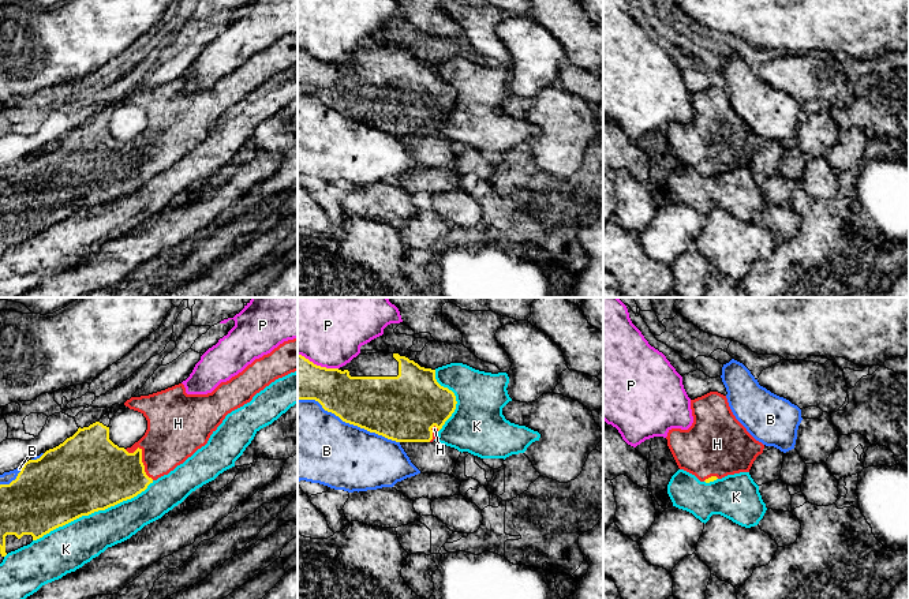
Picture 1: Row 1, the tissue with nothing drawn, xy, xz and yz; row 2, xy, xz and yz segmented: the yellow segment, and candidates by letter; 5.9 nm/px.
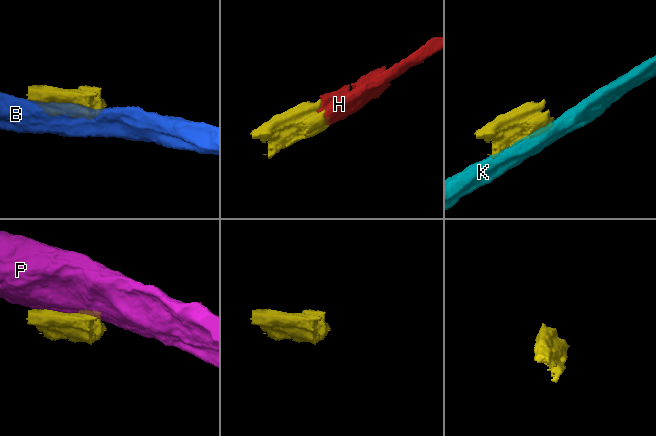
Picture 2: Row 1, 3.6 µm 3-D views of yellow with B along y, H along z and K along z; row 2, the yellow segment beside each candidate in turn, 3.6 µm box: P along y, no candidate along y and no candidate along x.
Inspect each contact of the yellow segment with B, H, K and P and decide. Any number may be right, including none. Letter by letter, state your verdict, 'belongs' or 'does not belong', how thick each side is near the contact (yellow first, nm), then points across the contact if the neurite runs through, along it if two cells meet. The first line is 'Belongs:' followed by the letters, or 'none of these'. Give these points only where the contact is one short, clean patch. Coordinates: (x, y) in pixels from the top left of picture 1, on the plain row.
Belongs: H
B: does not belong; 360 nm thick on the yellow side, 440 nm on the other
H: belongs; 380 nm thick on the yellow side, 320 nm on the other
K: does not belong; 460 nm thick on the yellow side, 260 nm on the other
P: does not belong; 260 nm thick on the yellow side, 360 nm on the other

